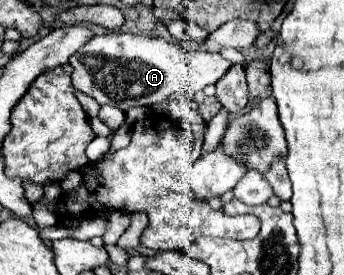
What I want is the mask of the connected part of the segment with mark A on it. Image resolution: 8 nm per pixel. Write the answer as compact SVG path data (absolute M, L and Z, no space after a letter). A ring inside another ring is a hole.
M108 32L94 36L76 56L70 58L70 64L74 68L72 72L72 86L88 96L92 96L98 104L112 104L116 108L122 108L126 112L128 108L134 106L152 106L156 102L168 100L172 94L184 94L188 98L194 98L196 92L206 88L208 84L218 82L226 70L232 66L230 60L222 58L220 54L214 52L190 52L180 44L172 44L164 38L156 36L144 36L144 34L132 34L132 32ZM88 56L96 56L102 60L102 66L90 66L86 62Z

